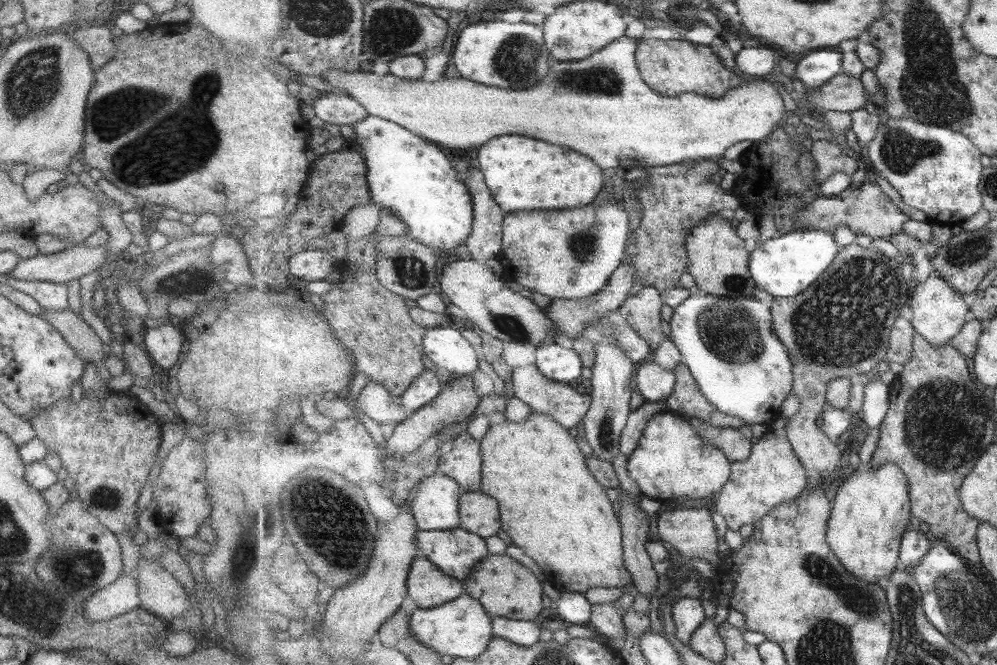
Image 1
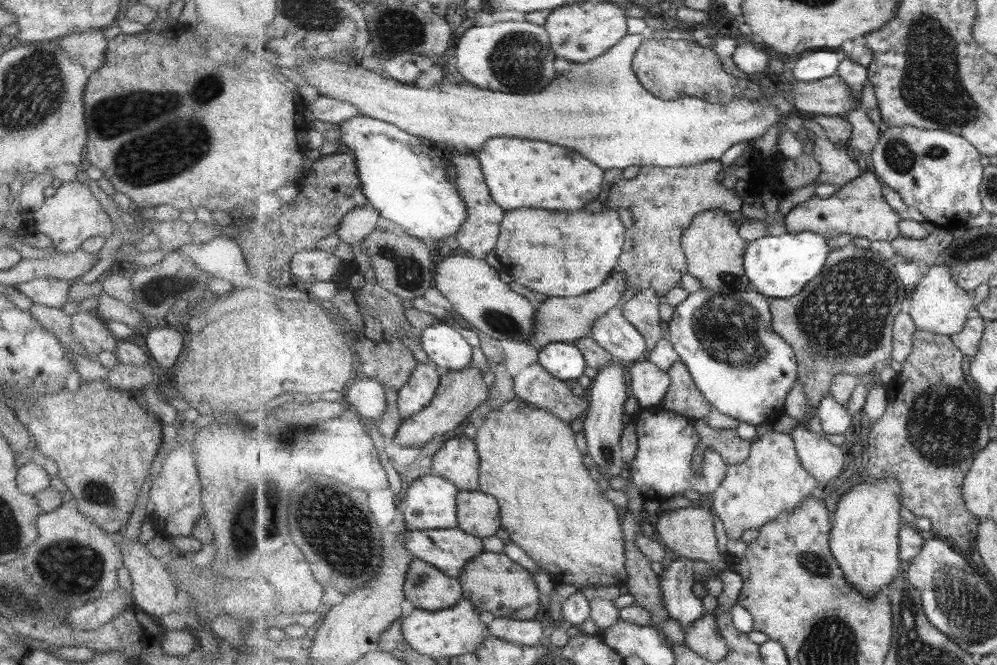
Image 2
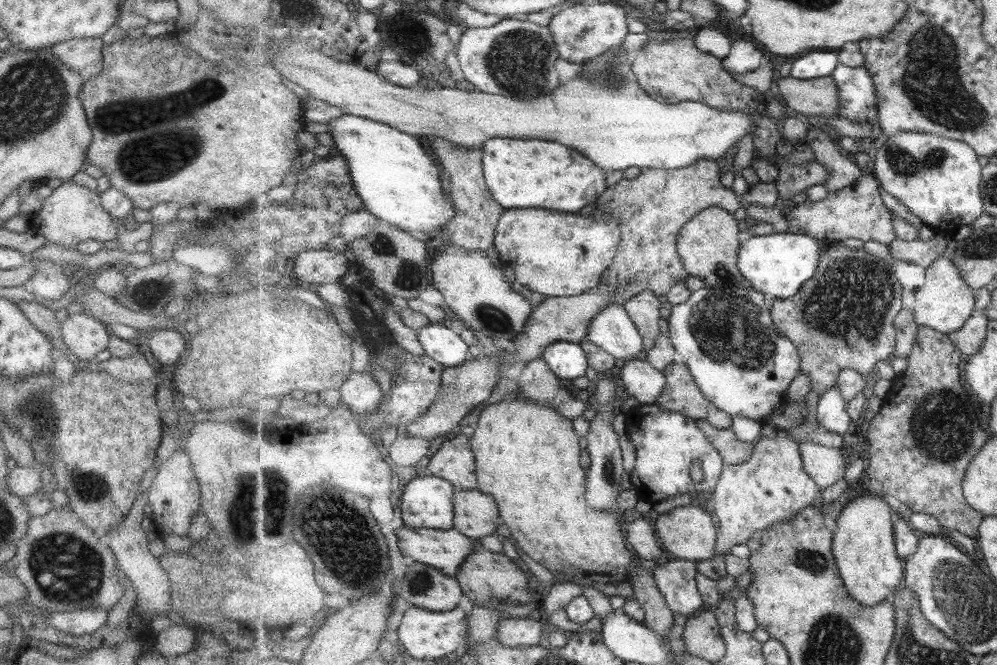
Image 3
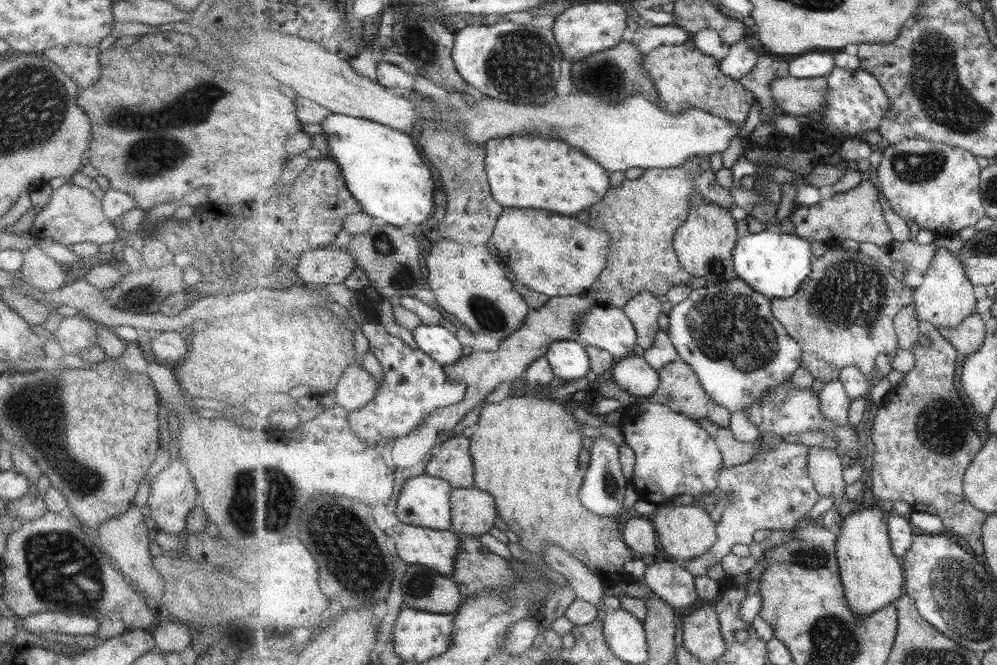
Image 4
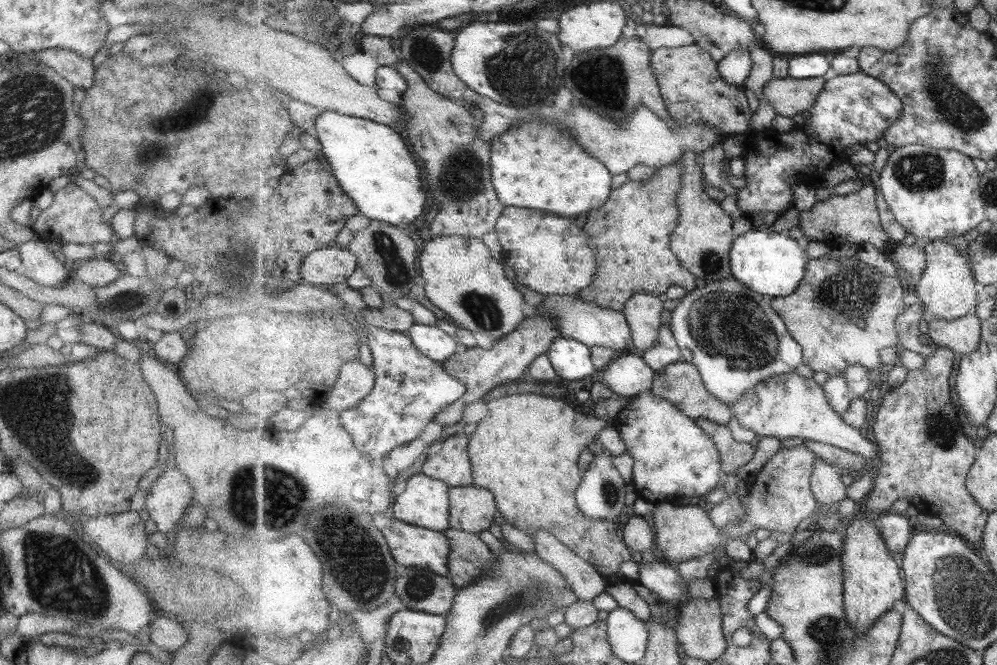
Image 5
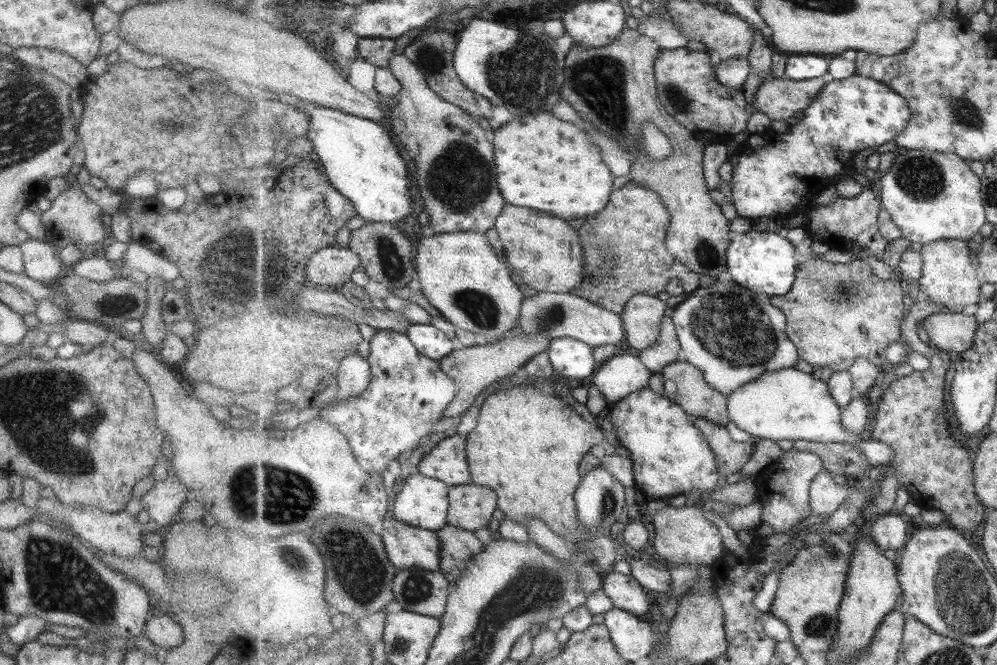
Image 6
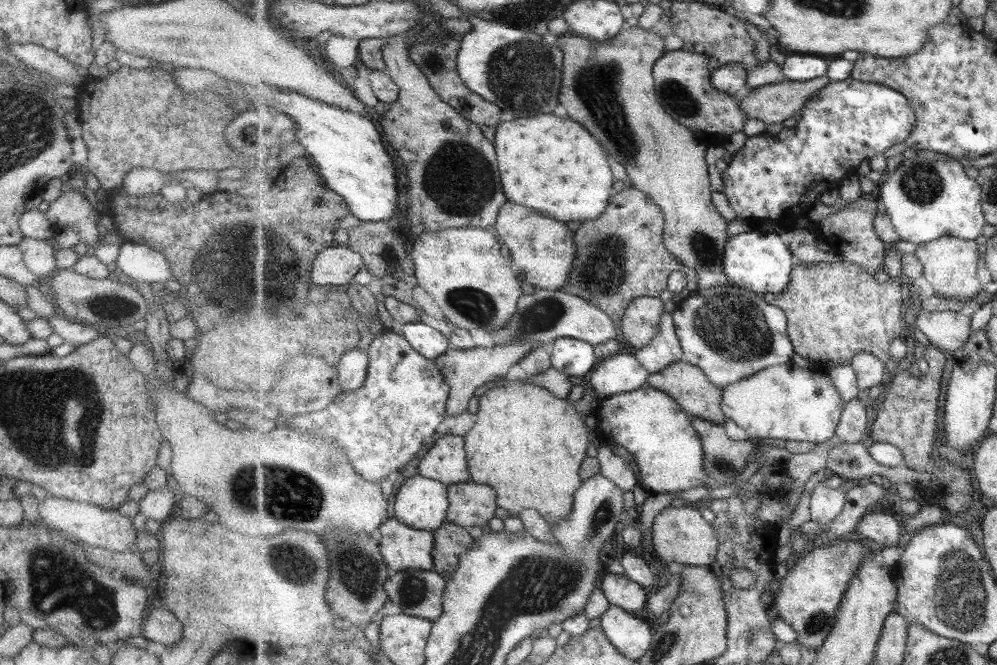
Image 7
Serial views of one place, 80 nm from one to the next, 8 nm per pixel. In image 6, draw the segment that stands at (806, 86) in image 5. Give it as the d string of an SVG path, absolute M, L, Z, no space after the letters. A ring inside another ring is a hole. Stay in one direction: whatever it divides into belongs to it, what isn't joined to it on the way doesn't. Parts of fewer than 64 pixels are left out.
M786 77L773 78L764 82L754 96L752 102L754 110L765 113L771 118L771 121L787 120L797 116L797 112L803 113L810 107L810 104L819 96L819 93L826 85L823 78L814 78L807 80L793 80Z

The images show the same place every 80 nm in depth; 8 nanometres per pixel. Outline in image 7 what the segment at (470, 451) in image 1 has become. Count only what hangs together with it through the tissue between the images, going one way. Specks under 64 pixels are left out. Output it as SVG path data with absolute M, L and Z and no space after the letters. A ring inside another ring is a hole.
M441 436L421 460L419 474L448 486L471 481L465 437Z

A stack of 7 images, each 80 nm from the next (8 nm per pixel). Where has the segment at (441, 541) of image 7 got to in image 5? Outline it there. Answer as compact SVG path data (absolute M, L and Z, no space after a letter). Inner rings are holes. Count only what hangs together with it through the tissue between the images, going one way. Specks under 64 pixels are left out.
M449 527L445 531L450 537L449 577L454 585L462 589L476 581L496 559L489 546L478 534Z

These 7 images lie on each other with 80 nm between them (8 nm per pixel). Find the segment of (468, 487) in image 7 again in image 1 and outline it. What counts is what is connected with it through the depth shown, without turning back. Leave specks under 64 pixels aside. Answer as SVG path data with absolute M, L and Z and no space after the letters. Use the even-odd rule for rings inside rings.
M483 491L462 492L460 519L461 528L478 533L483 538L495 536L503 528L498 500Z

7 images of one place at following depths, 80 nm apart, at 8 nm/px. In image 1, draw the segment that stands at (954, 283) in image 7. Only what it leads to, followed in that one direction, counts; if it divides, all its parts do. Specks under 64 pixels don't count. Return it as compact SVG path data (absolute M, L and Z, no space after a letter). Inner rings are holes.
M933 270L926 281L913 286L909 305L913 313L911 322L916 333L923 335L935 348L951 344L972 317L971 299L953 288L937 270Z

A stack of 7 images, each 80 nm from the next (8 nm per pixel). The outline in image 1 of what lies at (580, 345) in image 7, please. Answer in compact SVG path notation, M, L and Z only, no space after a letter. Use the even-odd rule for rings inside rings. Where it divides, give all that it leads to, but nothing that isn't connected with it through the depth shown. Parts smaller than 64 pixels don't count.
M548 342L537 350L537 367L545 378L567 384L583 374L583 360L572 348Z

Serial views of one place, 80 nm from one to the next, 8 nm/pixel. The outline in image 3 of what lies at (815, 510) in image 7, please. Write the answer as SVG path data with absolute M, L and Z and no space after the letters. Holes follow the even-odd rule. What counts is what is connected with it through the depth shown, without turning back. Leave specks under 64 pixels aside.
M800 443L801 456L807 474L819 485L821 491L835 486L847 472L848 462L841 456L840 448L814 443Z

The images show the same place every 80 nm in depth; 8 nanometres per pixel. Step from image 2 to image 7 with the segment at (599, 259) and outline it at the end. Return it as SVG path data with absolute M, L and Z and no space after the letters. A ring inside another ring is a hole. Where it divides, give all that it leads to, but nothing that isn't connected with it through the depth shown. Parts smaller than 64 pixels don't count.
M507 202L500 208L495 227L496 234L512 252L512 264L522 272L528 284L539 289L559 290L569 282L575 260L575 232L563 222L545 218L533 208Z

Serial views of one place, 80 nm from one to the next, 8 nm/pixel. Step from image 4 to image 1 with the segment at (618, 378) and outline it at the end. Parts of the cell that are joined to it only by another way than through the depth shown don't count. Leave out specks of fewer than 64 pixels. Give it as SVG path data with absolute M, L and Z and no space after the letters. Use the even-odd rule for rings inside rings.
M648 360L638 368L635 382L645 402L666 402L677 386L677 375Z

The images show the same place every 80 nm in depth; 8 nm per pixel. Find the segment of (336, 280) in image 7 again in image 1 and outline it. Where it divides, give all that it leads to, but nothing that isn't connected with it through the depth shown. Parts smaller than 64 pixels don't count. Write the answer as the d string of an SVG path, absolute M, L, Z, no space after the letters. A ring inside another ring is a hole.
M328 248L302 250L291 257L290 269L293 275L311 283L325 280L333 272L335 260Z

